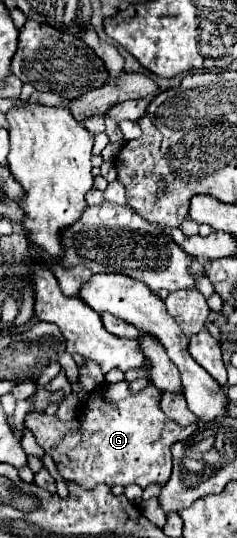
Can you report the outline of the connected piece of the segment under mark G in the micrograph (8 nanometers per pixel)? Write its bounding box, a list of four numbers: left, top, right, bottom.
[25,381,197,489]

